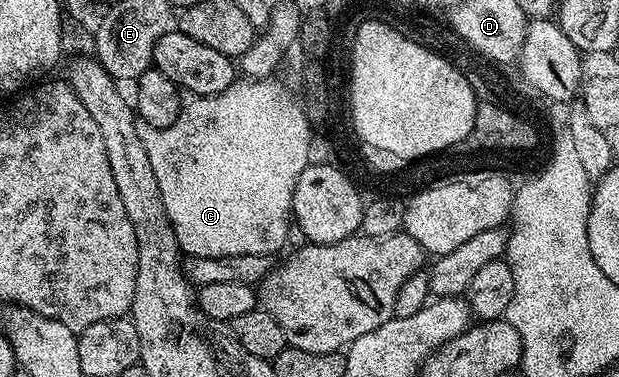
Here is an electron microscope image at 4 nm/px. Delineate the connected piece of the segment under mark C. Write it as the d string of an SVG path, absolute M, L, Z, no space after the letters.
M240 81L234 86L225 88L225 92L217 92L216 94L205 94L202 96L195 96L190 99L192 102L188 101L184 105L183 109L180 110L177 120L173 120L173 124L169 124L169 128L153 128L149 124L144 122L138 123L139 128L139 139L141 144L145 148L145 156L149 156L149 164L153 164L153 176L157 176L157 188L161 188L161 200L165 204L165 212L169 216L169 220L173 224L173 232L177 236L179 245L181 247L182 253L187 256L199 256L200 254L244 254L245 252L253 252L254 254L271 254L273 248L271 246L283 246L287 242L287 229L292 229L293 218L289 213L289 199L293 196L293 188L295 187L295 176L301 171L303 167L306 166L304 152L307 150L307 140L305 134L303 133L303 128L299 123L299 118L296 116L295 110L288 104L288 102L283 97L280 89L276 88L274 84L269 84L267 82L258 82L258 84L251 84L250 82Z

